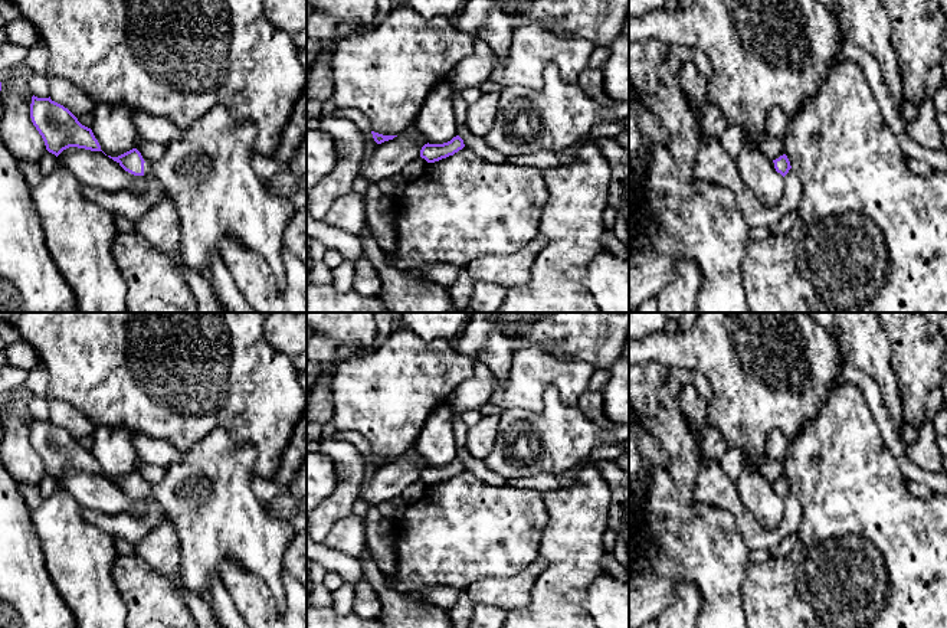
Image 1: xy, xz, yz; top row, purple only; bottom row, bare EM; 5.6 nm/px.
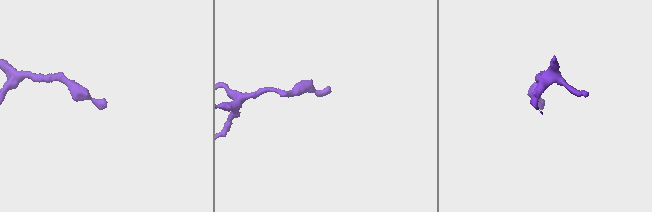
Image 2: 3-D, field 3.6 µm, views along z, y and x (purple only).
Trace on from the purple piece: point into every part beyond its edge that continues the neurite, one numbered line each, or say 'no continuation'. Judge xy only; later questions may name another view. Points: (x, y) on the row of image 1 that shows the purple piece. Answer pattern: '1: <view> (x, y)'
1: xy (207, 172)

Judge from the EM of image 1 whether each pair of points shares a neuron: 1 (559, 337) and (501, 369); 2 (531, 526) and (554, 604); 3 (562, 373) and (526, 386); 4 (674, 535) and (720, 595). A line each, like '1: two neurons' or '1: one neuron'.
1: one neuron
2: two neurons
3: one neuron
4: one neuron

